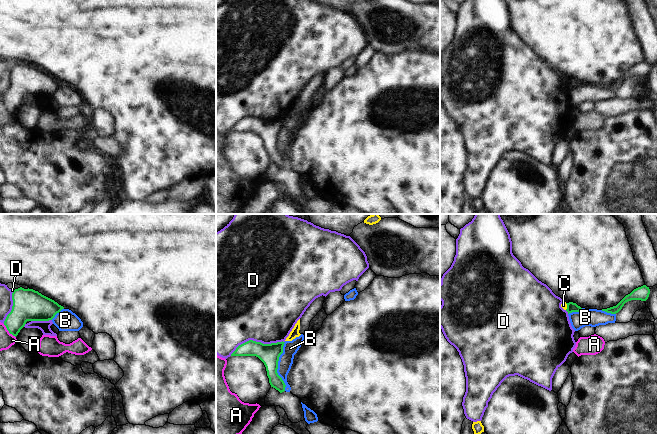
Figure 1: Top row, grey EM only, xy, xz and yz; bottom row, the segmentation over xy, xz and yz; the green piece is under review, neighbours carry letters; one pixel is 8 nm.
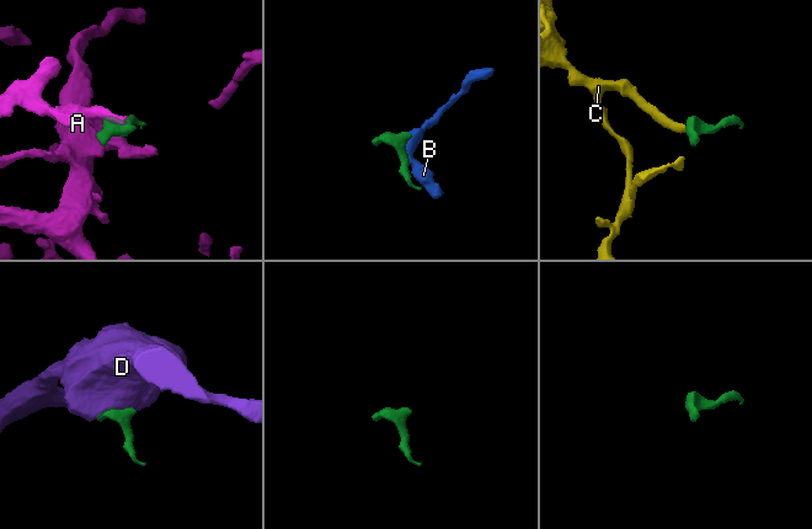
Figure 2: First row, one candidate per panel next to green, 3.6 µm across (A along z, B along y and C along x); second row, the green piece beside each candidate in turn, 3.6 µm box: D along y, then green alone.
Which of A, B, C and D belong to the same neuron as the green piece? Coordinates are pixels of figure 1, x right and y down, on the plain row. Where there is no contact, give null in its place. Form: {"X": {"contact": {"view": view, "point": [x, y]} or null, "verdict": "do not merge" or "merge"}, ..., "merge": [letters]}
{"A": {"contact": {"view": "xy", "point": [8, 106]}, "verdict": "do not merge"}, "B": {"contact": {"view": "xz", "point": [277, 142]}, "verdict": "do not merge"}, "C": {"contact": {"view": "yz", "point": [567, 82]}, "verdict": "do not merge"}, "D": {"contact": {"view": "xz", "point": [256, 118]}, "verdict": "do not merge"}, "merge": []}

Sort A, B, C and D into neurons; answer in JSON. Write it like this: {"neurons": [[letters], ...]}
{"neurons": [["A"], ["B"], ["C"], ["D"]]}

